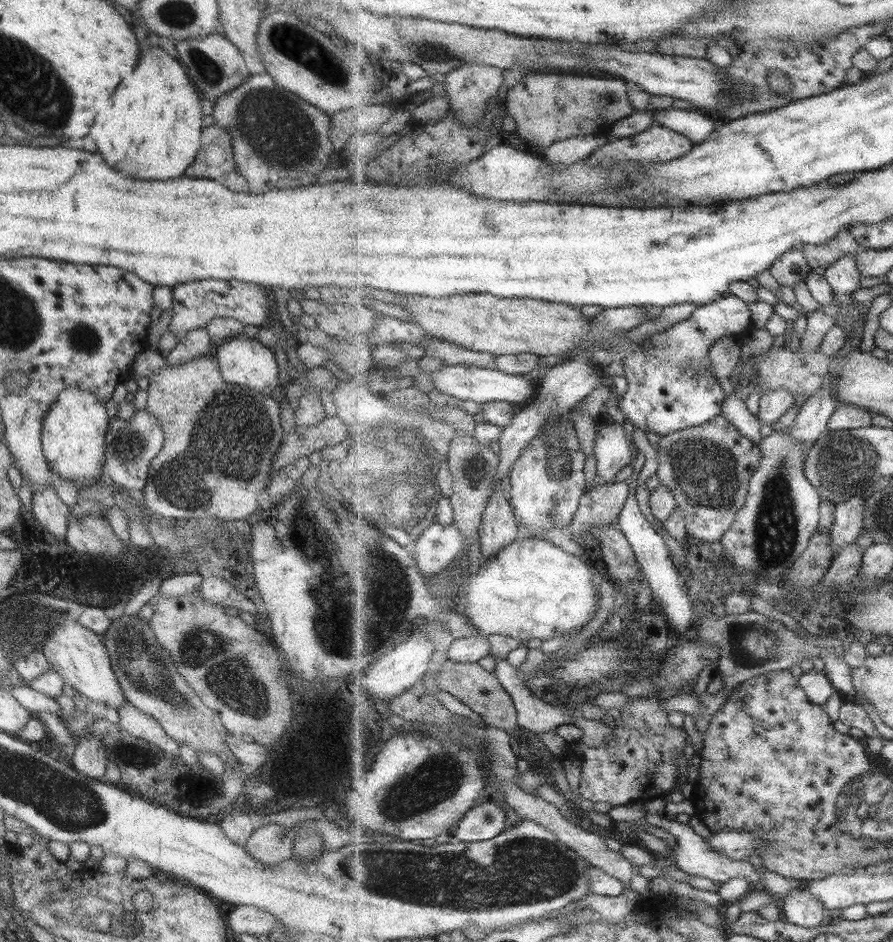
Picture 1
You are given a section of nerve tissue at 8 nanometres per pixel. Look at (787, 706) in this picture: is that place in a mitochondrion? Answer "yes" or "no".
no

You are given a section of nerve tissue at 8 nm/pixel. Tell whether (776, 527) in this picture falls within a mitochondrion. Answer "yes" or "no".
yes

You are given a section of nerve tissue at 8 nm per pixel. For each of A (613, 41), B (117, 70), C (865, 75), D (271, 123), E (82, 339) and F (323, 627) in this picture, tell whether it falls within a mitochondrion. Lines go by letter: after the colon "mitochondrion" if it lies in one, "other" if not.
A: other
B: other
C: other
D: mitochondrion
E: mitochondrion
F: mitochondrion

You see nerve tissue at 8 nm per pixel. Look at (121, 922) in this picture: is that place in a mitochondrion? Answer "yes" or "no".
yes

